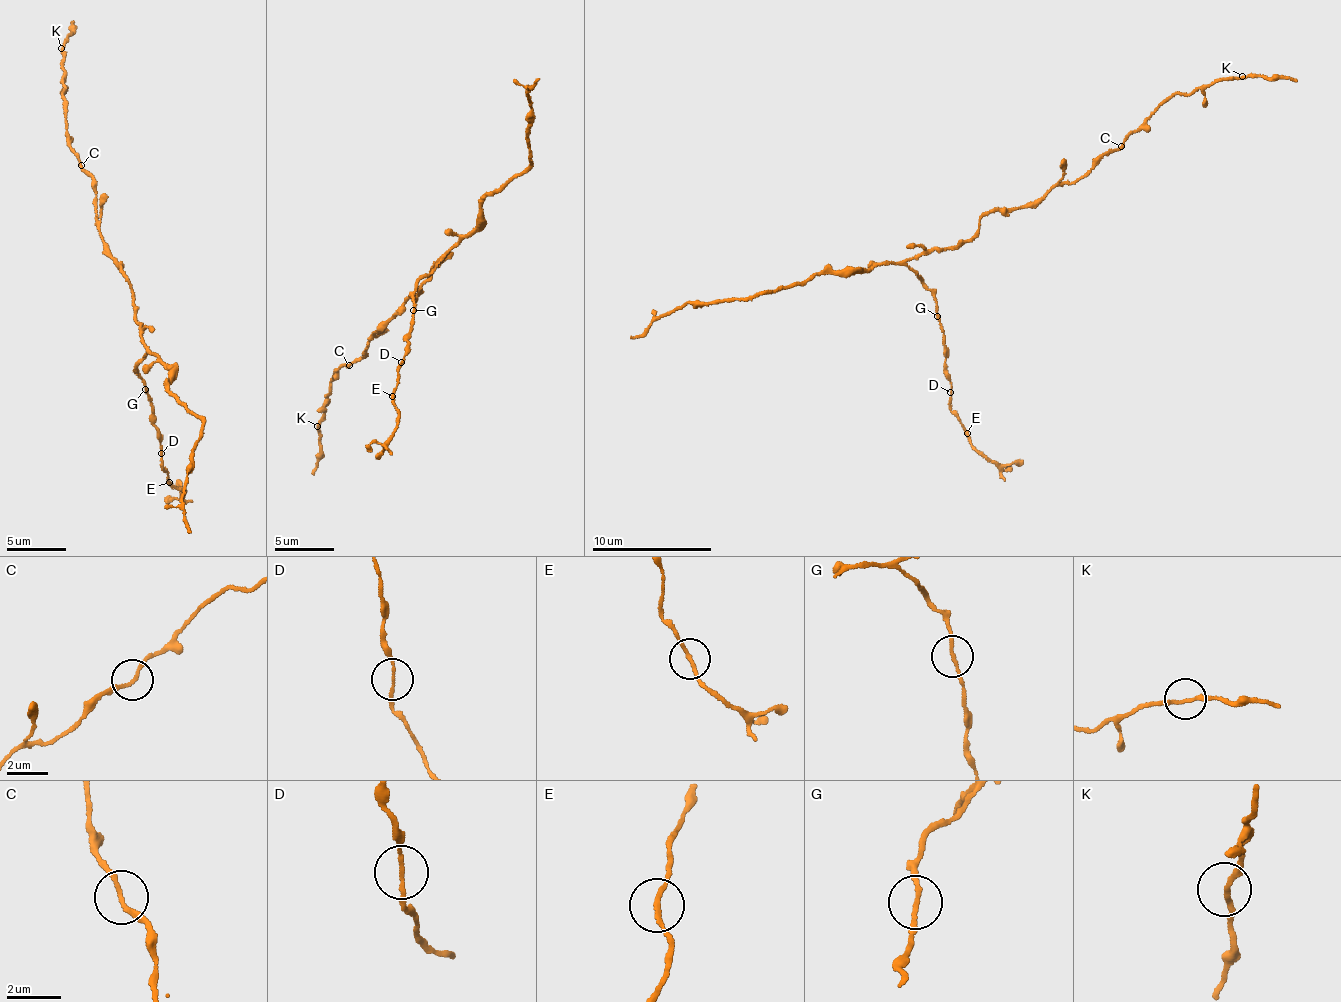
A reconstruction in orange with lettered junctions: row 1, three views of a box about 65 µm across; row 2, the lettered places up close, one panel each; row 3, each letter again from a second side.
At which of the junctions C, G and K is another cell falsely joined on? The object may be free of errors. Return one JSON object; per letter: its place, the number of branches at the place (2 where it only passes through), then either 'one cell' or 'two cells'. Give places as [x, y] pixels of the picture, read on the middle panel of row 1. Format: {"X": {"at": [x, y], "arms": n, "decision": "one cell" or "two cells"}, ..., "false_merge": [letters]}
{"C": {"at": [349, 365], "arms": 2, "decision": "one cell"}, "G": {"at": [413, 310], "arms": 2, "decision": "one cell"}, "K": {"at": [317, 426], "arms": 2, "decision": "one cell"}, "false_merge": []}

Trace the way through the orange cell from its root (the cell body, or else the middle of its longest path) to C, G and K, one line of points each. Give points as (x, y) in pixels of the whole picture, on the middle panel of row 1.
C: (414, 298), (415, 294), (411, 296), (389, 324), (373, 333), (366, 355), (349, 365)
G: (414, 298), (430, 275), (430, 267), (441, 261), (413, 291), (412, 310)
K: (414, 298), (411, 296), (389, 324), (373, 333), (366, 355), (337, 368), (325, 418), (317, 426)

